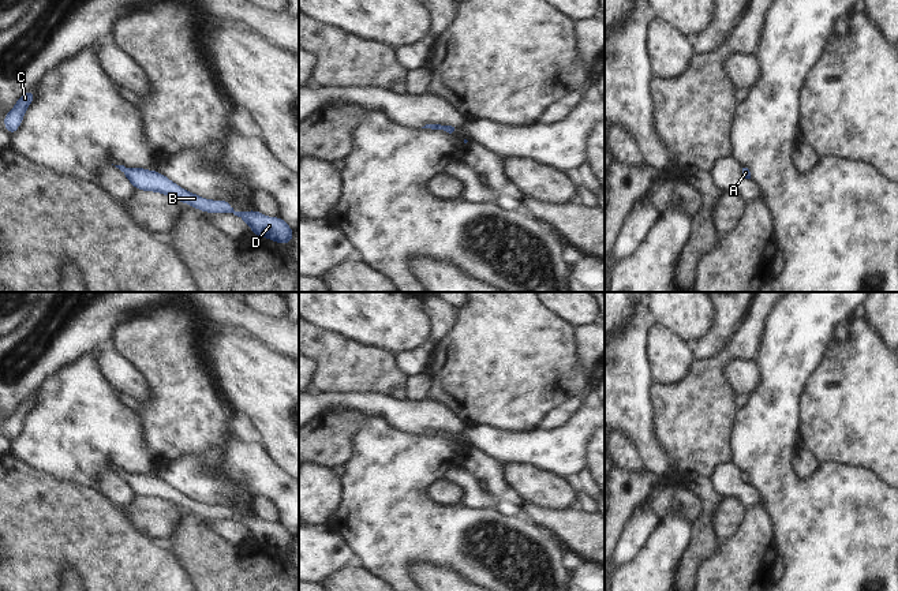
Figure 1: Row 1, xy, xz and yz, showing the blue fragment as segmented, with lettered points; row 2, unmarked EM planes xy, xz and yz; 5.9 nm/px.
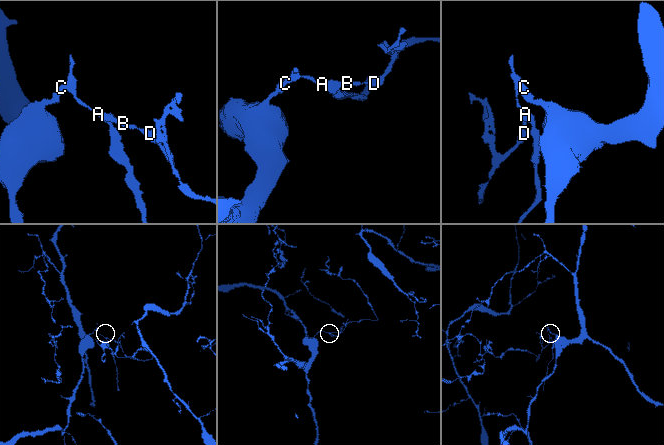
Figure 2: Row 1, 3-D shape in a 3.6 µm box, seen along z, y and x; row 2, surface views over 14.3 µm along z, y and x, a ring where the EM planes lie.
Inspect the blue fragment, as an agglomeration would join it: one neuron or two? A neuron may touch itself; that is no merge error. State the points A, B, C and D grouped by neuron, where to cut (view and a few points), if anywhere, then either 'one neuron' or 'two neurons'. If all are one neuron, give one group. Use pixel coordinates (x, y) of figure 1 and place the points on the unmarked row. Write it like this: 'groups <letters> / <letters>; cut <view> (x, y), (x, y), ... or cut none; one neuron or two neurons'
groups A B C D; cut none; one neuron

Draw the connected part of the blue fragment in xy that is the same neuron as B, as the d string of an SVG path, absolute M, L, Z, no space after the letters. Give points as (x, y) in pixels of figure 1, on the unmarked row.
M124 471L115 472L124 479L136 495L165 500L205 519L233 519L252 535L255 542L267 543L280 550L288 550L292 547L293 536L280 521L272 524L254 515L250 517L235 517L229 508L224 505L205 505L182 494L157 476L147 476L146 474L126 474Z

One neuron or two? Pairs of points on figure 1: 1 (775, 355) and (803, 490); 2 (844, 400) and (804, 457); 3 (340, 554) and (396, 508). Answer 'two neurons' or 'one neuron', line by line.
1: one neuron
2: two neurons
3: two neurons

